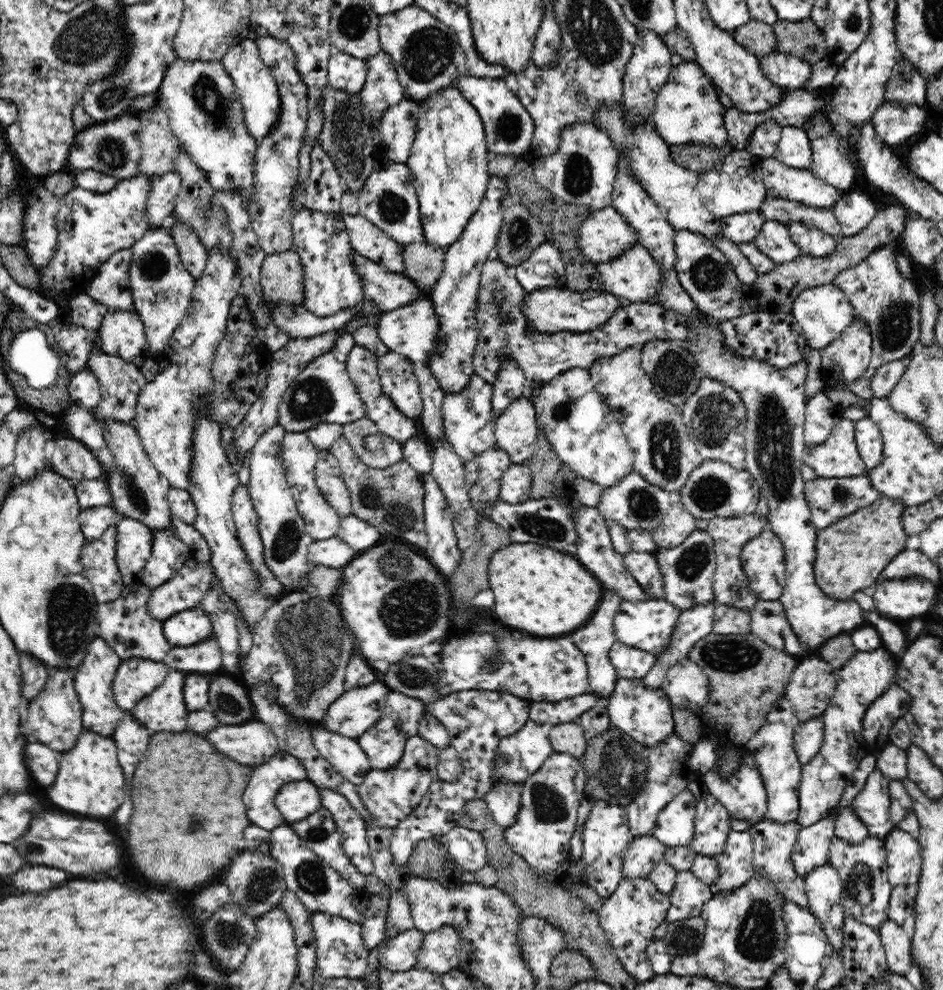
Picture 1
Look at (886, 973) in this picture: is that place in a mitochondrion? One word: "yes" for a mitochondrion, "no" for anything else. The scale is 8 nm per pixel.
no

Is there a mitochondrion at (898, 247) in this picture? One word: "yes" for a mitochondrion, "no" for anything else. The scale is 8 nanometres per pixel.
no

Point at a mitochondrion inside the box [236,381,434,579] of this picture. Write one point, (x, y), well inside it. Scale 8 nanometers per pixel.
(286, 543)

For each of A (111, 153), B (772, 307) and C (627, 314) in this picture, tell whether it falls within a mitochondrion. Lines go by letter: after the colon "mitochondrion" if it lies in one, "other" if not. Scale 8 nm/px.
A: mitochondrion
B: other
C: other

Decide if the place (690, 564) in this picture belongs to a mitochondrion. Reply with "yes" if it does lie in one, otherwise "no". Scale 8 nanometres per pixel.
yes

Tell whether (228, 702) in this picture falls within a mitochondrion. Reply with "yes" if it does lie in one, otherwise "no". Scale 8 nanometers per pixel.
yes

